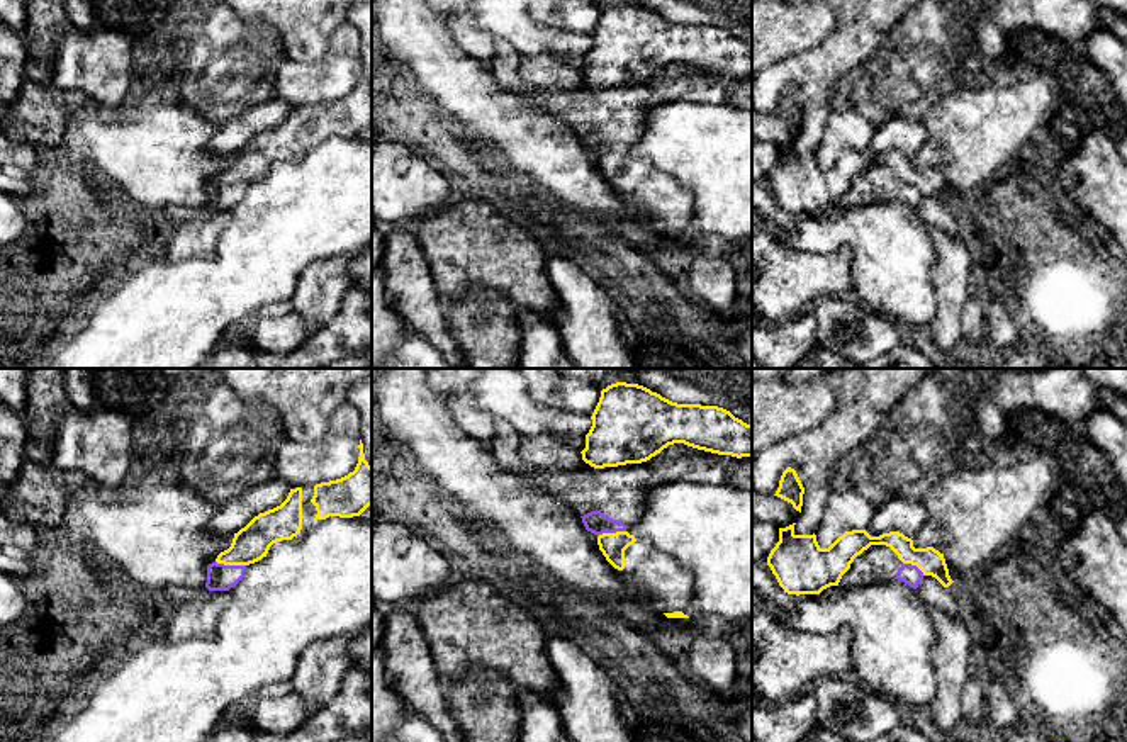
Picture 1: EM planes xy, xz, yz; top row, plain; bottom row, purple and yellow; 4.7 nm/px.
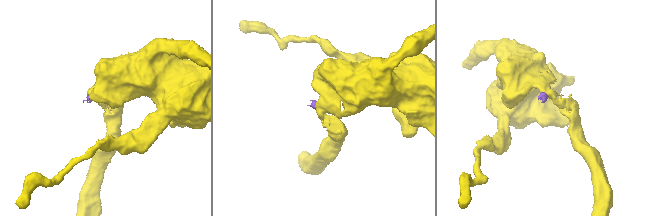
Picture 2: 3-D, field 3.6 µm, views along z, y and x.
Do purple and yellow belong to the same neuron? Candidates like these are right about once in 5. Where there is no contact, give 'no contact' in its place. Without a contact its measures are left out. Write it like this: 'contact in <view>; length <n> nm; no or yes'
contact in xy; length 150 nm; no

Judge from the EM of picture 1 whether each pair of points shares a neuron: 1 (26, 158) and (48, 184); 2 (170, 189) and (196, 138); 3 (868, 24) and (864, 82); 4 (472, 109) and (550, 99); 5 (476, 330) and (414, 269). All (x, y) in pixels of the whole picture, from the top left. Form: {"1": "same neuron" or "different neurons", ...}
{"1": "different neurons", "2": "same neuron", "3": "different neurons", "4": "different neurons", "5": "different neurons"}

